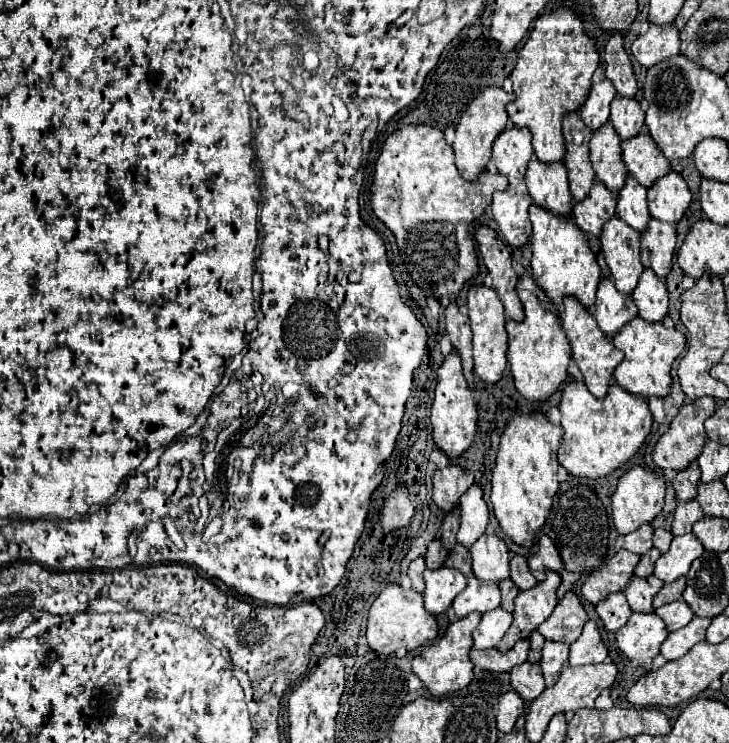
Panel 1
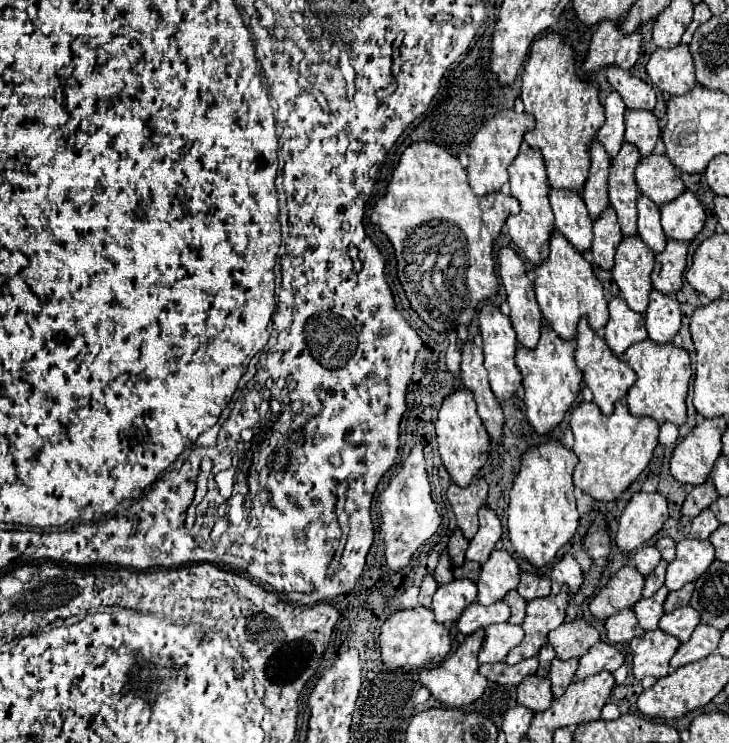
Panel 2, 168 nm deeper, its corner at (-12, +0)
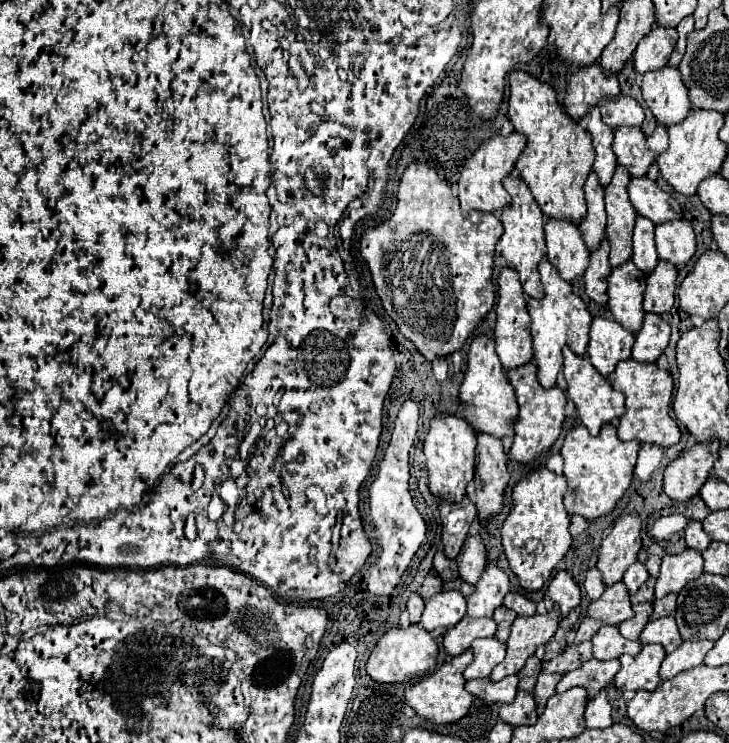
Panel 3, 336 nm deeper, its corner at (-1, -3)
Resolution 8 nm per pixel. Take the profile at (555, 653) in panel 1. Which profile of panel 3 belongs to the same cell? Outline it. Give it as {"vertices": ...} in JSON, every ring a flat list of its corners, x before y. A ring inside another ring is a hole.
{"vertices":[[541,672,539,674,537,684,535,684,535,690,533,690,533,696,535,696,535,702,537,702,537,712,539,714,545,710,547,698,555,692,555,686,557,686,559,680,561,680,561,674,547,674,547,672]]}

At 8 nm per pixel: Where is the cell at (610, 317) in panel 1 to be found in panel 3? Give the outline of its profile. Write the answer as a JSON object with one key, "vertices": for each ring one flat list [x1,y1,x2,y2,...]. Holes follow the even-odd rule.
{"vertices":[[595,316,589,332,589,348,587,356,591,364,605,374,613,374,617,362,631,358,631,346,635,342,635,336,627,332,619,322,609,320,605,316]]}

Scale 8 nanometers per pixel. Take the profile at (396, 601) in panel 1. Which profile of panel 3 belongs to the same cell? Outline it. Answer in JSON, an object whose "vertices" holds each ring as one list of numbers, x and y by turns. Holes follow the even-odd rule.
{"vertices":[[409,624,407,628,393,626,381,636,377,646,373,648,373,652,367,660,367,674,379,684,407,682,407,680,417,678,417,676,427,676,427,674,435,672,437,652,439,652,437,642,419,624]]}

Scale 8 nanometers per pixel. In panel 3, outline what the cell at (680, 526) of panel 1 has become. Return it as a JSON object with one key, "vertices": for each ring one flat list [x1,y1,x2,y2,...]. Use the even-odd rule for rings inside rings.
{"vertices":[[693,520,687,522,687,528,683,530,683,538,685,538,685,544,689,548,695,548,699,552,703,552,711,542,711,538,705,534,701,522,693,522]]}

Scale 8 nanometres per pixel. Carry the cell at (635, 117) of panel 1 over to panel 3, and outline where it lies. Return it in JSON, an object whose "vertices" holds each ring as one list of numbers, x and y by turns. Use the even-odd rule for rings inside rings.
{"vertices":[[621,126,621,130,615,130,613,152,631,176,647,174,647,168,655,160,655,154,645,146,645,134,639,126]]}

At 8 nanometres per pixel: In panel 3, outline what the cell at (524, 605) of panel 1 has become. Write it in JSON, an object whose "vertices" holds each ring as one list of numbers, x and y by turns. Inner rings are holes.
{"vertices":[[557,606,547,614,517,616,507,640,507,656,501,664,495,666,491,678,501,680,509,674,517,674,523,668,525,660,535,654,541,644,547,644,549,638,555,634,559,616,561,614,557,614]]}

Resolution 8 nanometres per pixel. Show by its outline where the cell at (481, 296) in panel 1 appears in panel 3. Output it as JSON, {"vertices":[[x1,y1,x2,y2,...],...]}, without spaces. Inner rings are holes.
{"vertices":[[477,336,471,342,469,354,467,354,467,372,465,380,459,388,459,400,465,406,463,418,473,426,475,432,487,432,497,438,513,436,513,430,507,428,507,422,513,422,517,416,517,402,515,402,515,392,513,386,507,380,507,374,497,358,495,352,495,342,491,336]]}

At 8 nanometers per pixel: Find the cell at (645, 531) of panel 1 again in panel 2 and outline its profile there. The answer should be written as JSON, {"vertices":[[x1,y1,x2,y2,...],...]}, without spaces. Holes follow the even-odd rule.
{"vertices":[[644,545,634,553,634,565,644,577,648,577,658,563,660,563,660,551,654,545]]}

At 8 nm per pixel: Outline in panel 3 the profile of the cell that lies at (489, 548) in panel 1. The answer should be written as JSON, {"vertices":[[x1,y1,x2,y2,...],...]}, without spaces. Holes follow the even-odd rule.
{"vertices":[[487,564,485,572,475,584,475,592,467,596,467,616,471,618,491,616,495,608,503,604,503,596,507,592,509,576,497,564]]}

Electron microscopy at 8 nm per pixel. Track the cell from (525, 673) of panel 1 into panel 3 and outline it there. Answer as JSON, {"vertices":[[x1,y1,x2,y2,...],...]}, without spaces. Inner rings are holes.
{"vertices":[[519,690,511,704,501,704,499,716,511,726,535,724,537,722,537,708,535,708,533,694,525,692,525,690]]}

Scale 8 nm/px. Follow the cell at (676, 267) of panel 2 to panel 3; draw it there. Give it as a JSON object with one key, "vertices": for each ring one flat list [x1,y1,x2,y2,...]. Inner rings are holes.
{"vertices":[[657,262,655,270,647,276,643,310,653,314,669,312,675,296,675,280,677,280,677,268,669,266,669,262]]}

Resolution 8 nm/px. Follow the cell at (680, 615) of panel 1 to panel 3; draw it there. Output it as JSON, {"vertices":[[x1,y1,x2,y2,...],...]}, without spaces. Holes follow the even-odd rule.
{"vertices":[[669,616,669,618,657,618,657,620,651,620,645,628,643,628,643,634,641,634,641,642,643,644,661,644,667,652,673,652,681,646,681,634,679,634,679,628,675,624,675,618]]}

